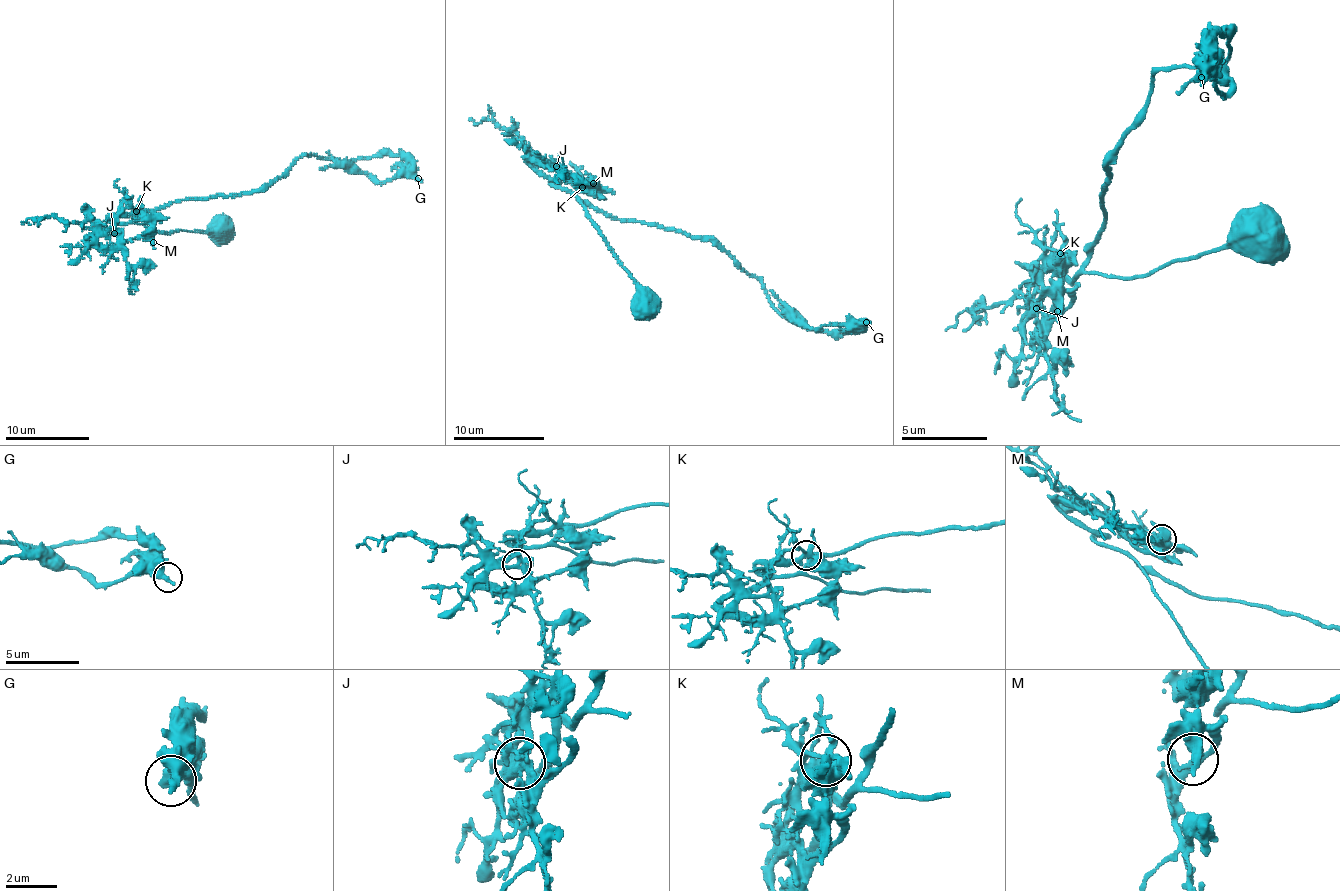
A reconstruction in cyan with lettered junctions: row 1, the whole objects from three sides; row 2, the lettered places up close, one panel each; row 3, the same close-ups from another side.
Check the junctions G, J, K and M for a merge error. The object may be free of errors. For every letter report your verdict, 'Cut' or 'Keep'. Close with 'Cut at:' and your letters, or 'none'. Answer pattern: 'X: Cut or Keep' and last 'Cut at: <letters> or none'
G: Keep
J: Keep
K: Keep
M: Keep
Cut at: none

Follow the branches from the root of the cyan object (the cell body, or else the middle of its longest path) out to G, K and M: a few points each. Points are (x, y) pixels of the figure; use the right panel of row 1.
G: (1258, 228), (1154, 271), (1086, 270), (1101, 168), (1150, 84), (1213, 60), (1232, 84), (1201, 77)
K: (1258, 228), (1154, 271), (1119, 277), (1093, 272), (1060, 280), (1048, 269), (1060, 253)
M: (1258, 228), (1154, 271), (1060, 280), (1048, 269), (1058, 263), (1068, 265), (1058, 278), (1057, 311)

